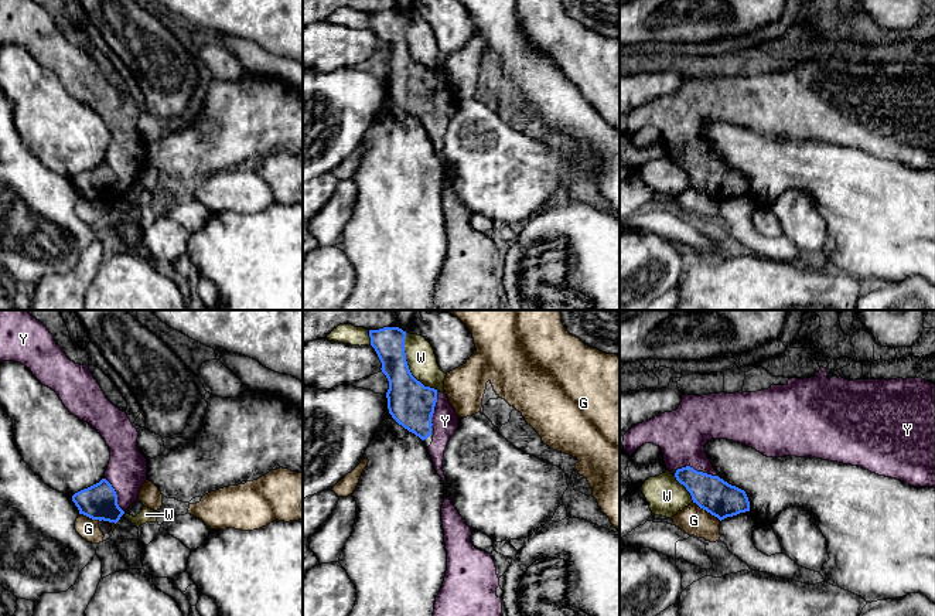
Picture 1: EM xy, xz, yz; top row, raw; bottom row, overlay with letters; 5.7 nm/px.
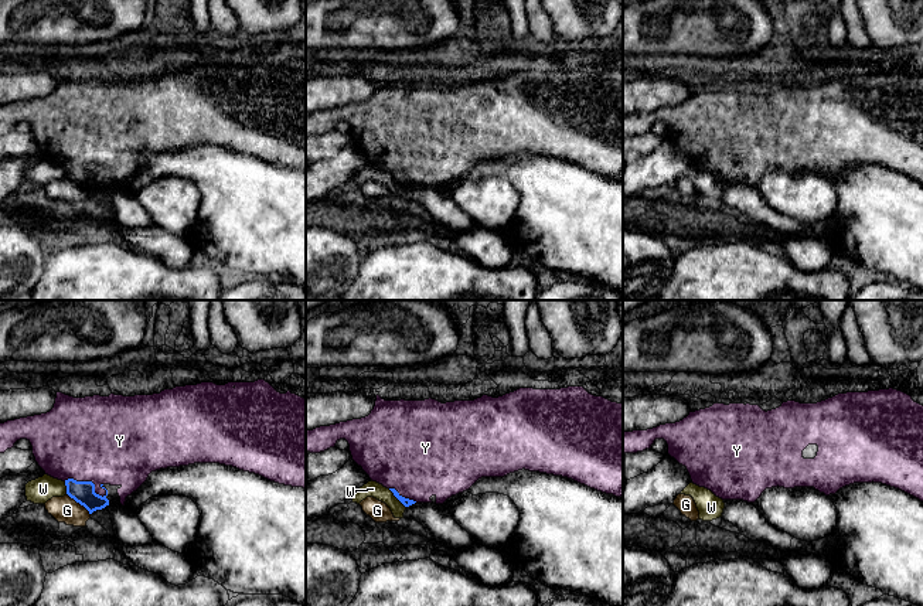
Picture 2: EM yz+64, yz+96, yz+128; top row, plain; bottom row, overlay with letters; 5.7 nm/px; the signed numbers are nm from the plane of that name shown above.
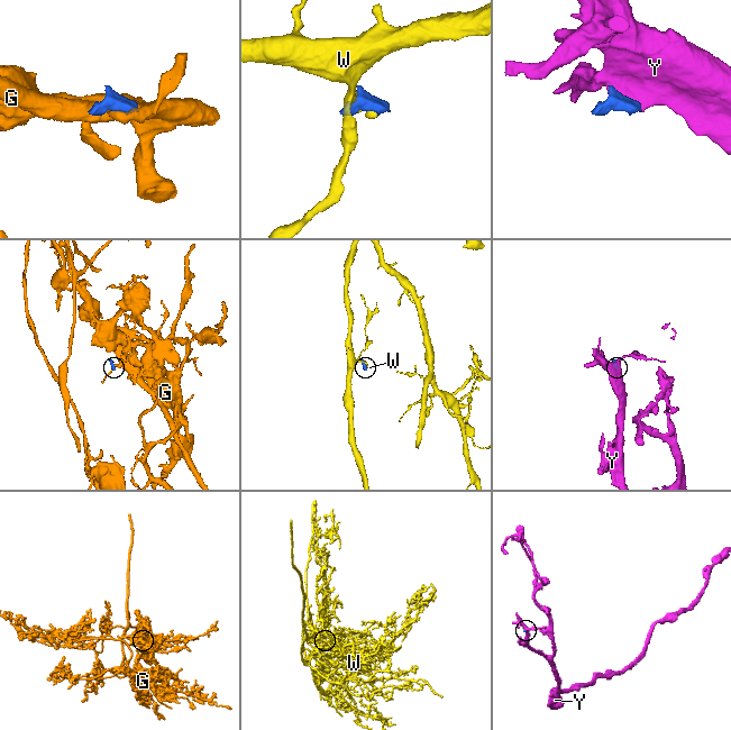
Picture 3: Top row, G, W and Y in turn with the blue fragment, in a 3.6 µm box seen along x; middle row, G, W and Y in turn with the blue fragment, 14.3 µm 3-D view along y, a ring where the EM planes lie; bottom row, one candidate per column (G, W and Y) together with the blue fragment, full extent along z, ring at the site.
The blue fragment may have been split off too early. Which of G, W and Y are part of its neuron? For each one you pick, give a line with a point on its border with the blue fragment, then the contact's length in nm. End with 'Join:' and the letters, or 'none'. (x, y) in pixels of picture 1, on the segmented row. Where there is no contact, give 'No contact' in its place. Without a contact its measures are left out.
Y: Touches blue at yz (696, 470). Shared border 240 nm
Join: Y

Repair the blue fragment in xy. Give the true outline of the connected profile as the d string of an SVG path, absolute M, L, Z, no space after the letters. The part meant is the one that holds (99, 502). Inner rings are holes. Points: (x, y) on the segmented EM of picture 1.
M0 310L0 363L4 361L25 365L42 385L57 392L72 415L88 422L105 439L110 449L105 477L99 483L75 493L72 501L79 514L116 524L139 498L139 493L147 480L147 459L137 449L139 432L132 425L127 413L106 398L89 367L71 361L50 330L28 310Z

